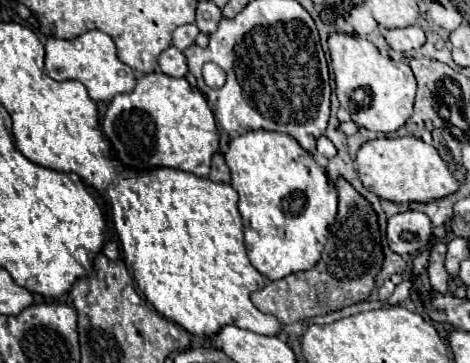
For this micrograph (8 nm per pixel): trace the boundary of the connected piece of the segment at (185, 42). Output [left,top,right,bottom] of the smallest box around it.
[173,24,199,50]

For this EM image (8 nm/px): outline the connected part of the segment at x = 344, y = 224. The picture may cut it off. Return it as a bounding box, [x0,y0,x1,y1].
[251,178,383,324]

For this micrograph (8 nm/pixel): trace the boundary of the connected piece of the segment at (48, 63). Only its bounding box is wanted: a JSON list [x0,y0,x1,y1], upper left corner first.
[45,30,137,102]

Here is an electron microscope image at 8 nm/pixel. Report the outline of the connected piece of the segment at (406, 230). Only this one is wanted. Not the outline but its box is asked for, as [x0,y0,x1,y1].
[387,210,431,256]

